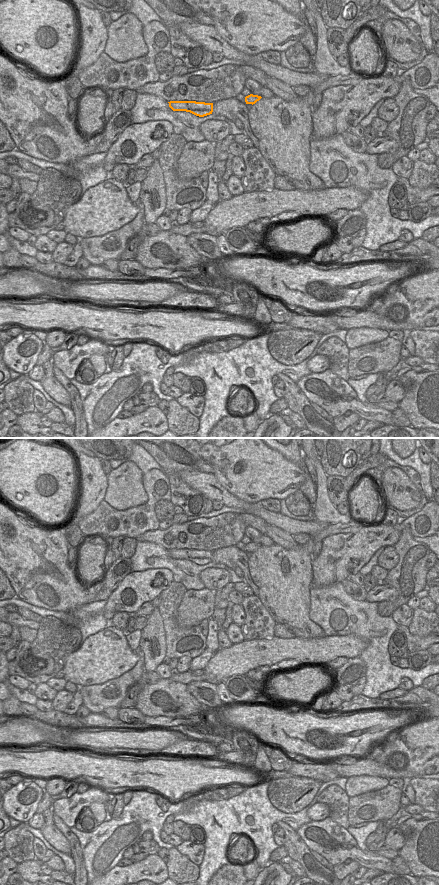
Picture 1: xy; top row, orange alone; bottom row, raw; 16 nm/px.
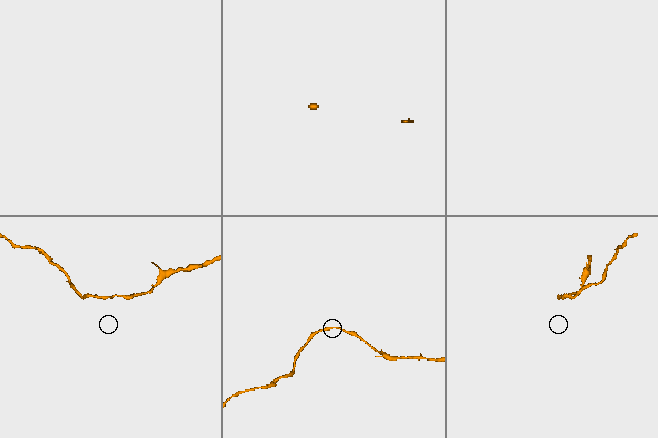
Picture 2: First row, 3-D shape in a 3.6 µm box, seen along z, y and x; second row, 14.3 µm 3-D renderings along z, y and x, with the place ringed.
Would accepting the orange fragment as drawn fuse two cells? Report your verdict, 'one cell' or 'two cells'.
two cells

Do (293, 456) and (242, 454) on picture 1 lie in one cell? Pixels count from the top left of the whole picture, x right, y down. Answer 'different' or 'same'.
different

